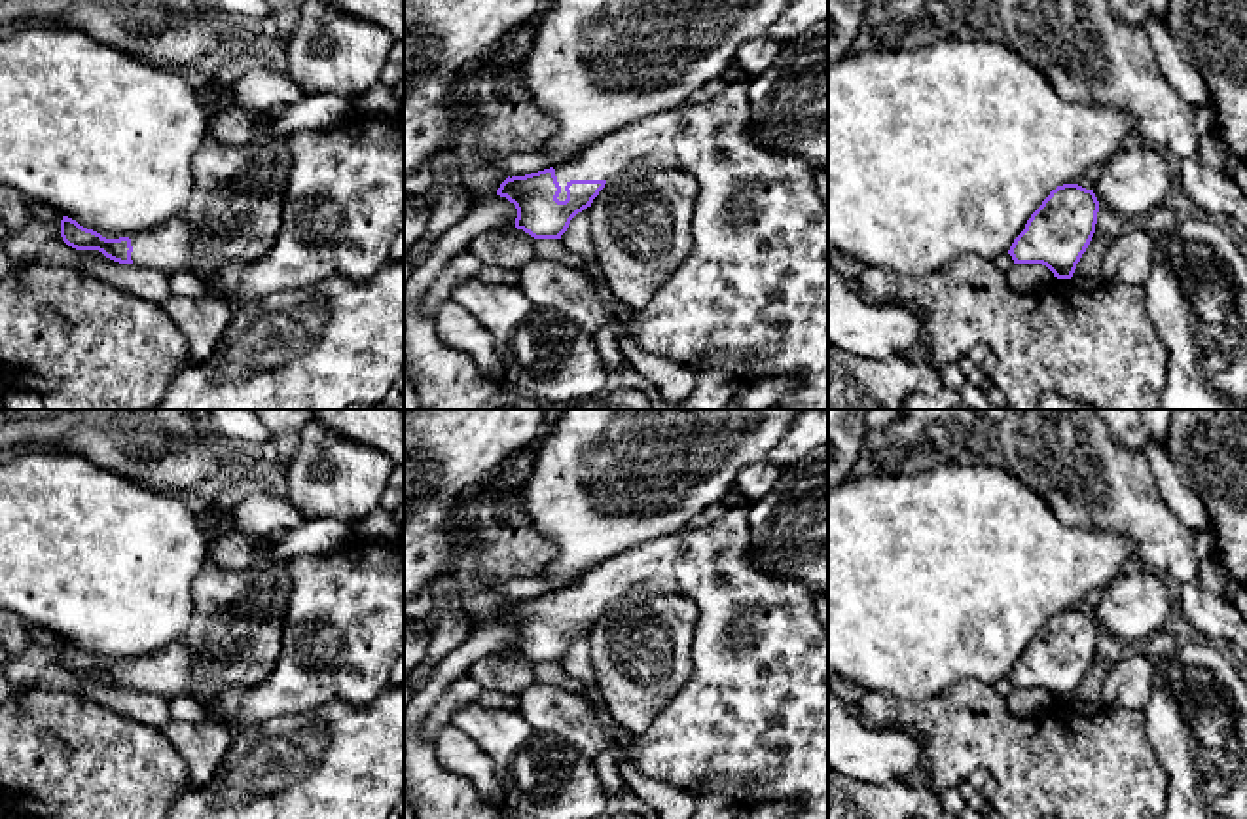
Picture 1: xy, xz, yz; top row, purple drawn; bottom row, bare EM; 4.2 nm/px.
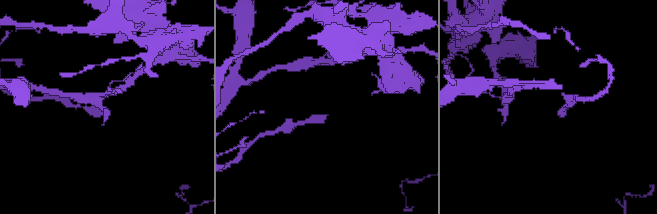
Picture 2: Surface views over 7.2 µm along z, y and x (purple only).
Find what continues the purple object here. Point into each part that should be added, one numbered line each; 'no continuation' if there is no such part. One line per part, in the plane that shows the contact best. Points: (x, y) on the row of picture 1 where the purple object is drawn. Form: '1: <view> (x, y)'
1: xz (751, 298)

